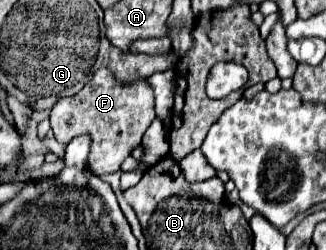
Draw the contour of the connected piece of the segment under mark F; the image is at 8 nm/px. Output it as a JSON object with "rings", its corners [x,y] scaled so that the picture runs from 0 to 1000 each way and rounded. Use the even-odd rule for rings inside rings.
{"rings":[[[304,276],[285,316],[224,388],[206,396],[181,396],[163,436],[156,436],[156,516],[169,532],[169,548],[187,572],[212,572],[224,548],[248,540],[248,532],[273,532],[285,572],[279,572],[279,620],[273,620],[273,668],[291,700],[316,700],[316,692],[347,692],[371,668],[371,652],[402,620],[402,604],[433,572],[433,540],[451,524],[451,508],[463,500],[463,484],[475,472],[472,368],[451,316],[402,332],[402,340],[365,340],[340,284],[328,276]]]}

